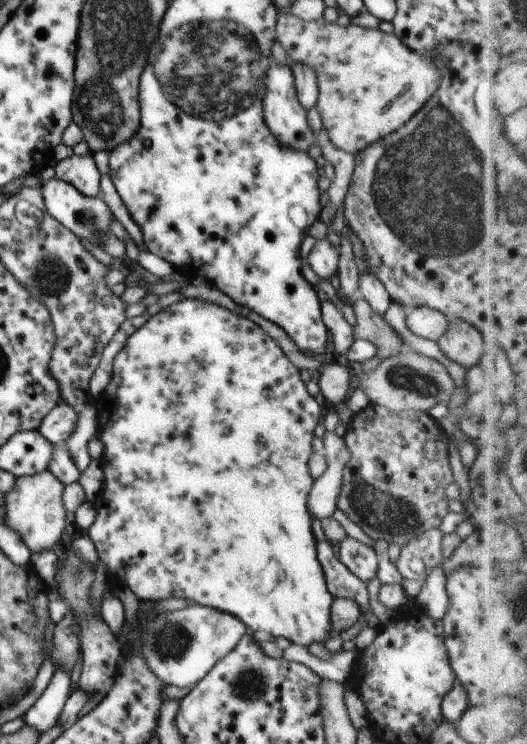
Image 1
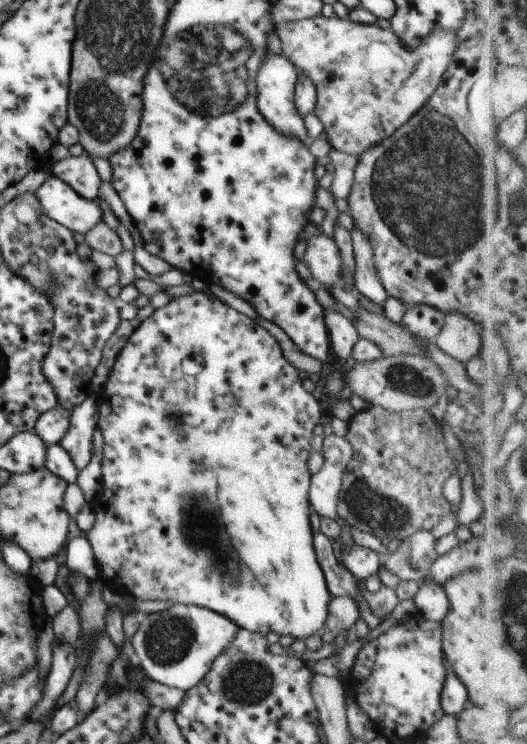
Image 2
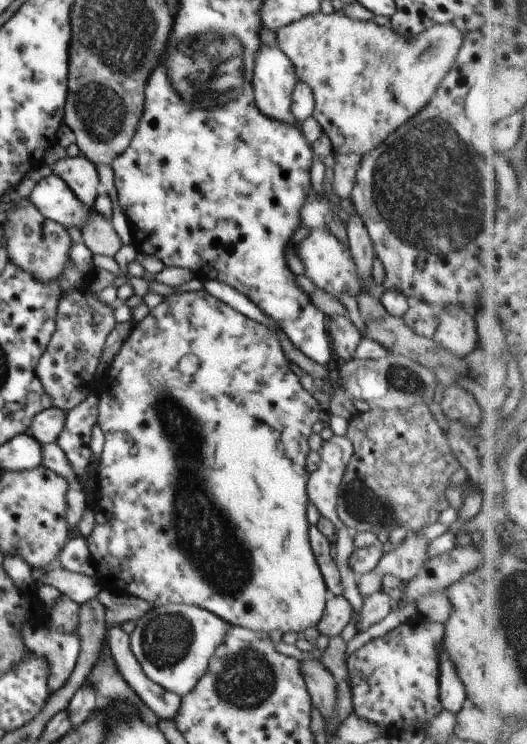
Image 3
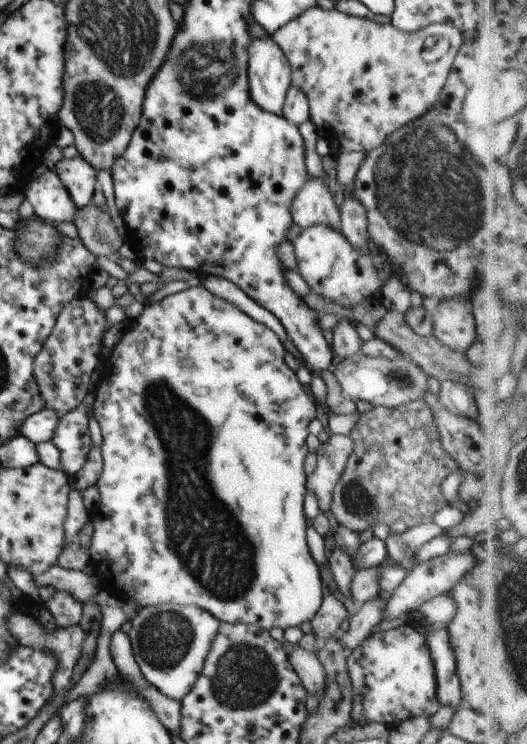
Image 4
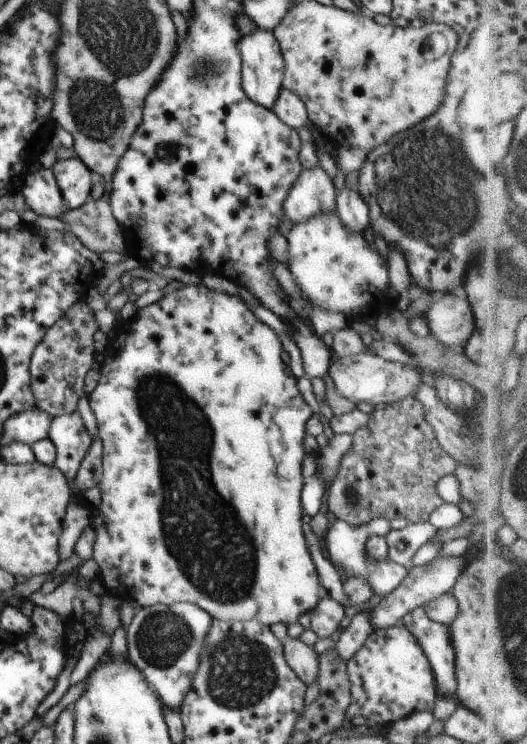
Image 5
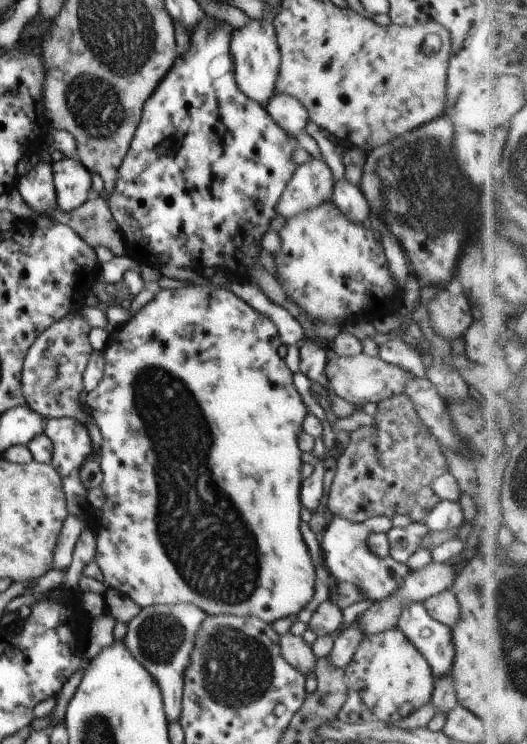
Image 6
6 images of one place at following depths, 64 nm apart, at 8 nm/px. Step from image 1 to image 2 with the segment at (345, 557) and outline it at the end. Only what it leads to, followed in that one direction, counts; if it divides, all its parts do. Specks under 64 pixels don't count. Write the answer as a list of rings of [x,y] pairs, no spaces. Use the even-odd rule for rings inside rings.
[[[356,544],[342,549],[342,564],[358,583],[377,574],[381,562],[382,558],[374,550]]]

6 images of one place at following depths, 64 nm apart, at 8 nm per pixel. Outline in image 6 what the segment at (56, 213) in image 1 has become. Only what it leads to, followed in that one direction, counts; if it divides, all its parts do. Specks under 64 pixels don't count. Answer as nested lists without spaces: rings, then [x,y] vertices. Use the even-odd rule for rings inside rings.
[[[42,161],[22,176],[16,186],[24,202],[39,214],[48,215],[57,206],[57,196],[50,164]]]

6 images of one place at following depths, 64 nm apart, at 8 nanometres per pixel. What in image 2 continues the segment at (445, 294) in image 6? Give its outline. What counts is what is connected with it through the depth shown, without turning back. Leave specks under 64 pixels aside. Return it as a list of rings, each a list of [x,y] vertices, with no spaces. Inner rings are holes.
[[[448,313],[434,342],[449,357],[469,366],[469,361],[480,354],[481,331],[478,324],[472,322],[468,316]]]

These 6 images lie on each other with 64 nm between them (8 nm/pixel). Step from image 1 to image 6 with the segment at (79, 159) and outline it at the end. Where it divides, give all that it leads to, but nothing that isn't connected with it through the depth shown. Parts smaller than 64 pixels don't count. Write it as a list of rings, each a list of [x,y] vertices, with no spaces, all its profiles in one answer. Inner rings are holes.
[[[66,157],[52,162],[57,206],[68,212],[82,206],[91,196],[92,175],[79,159]]]

